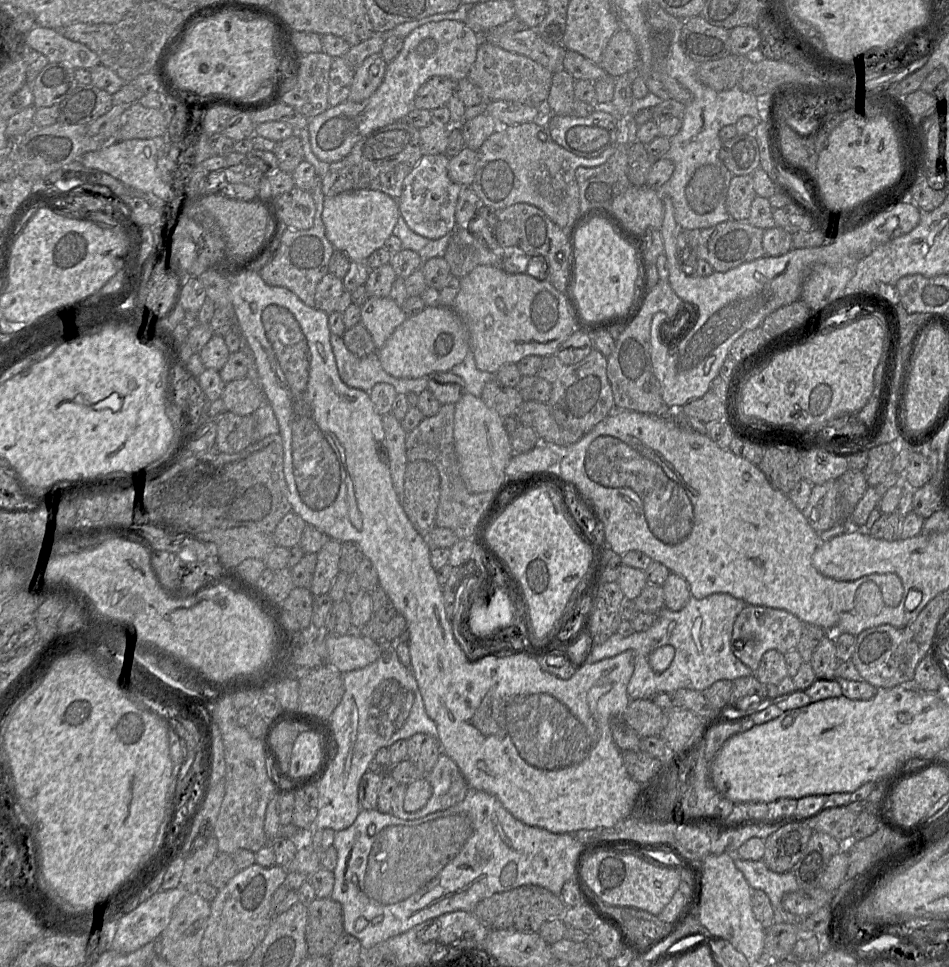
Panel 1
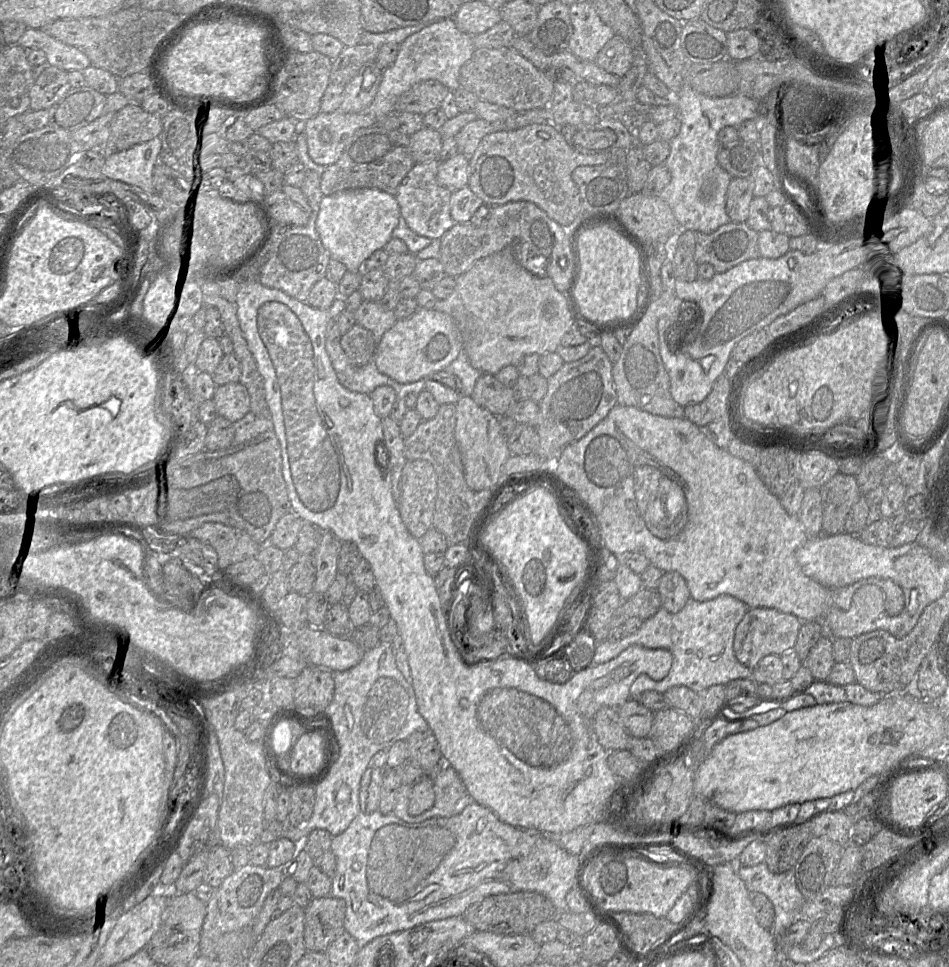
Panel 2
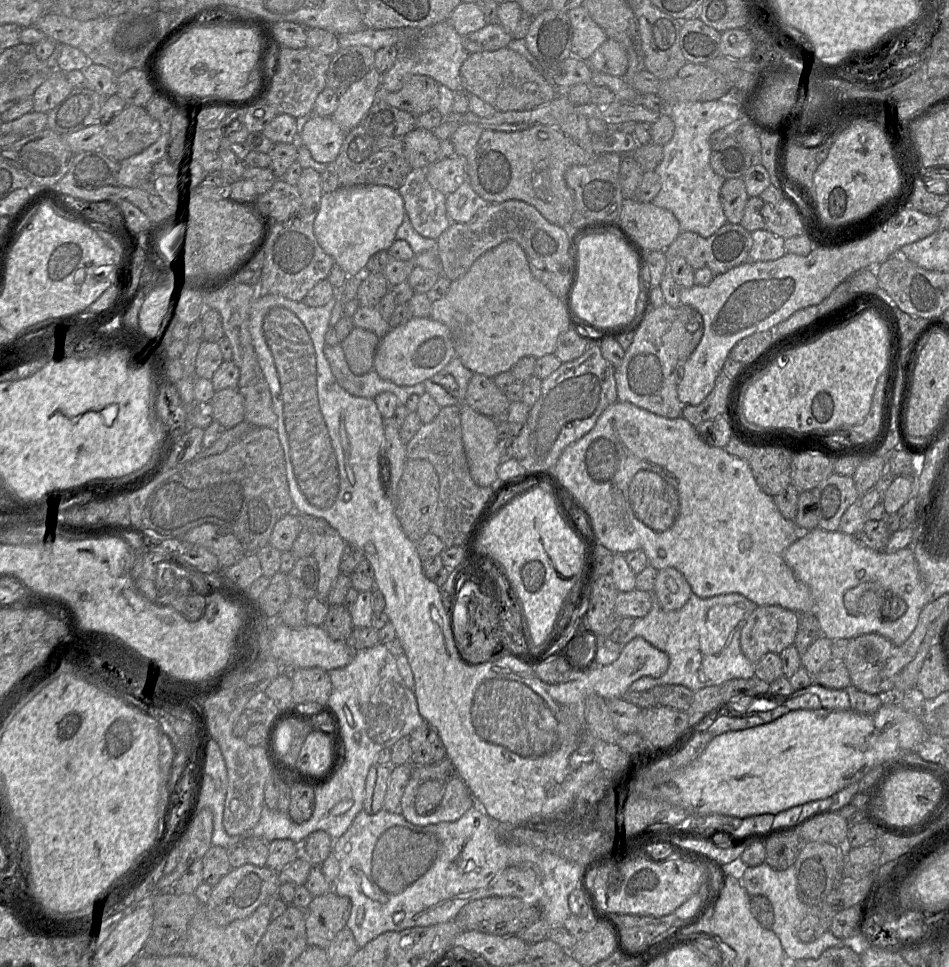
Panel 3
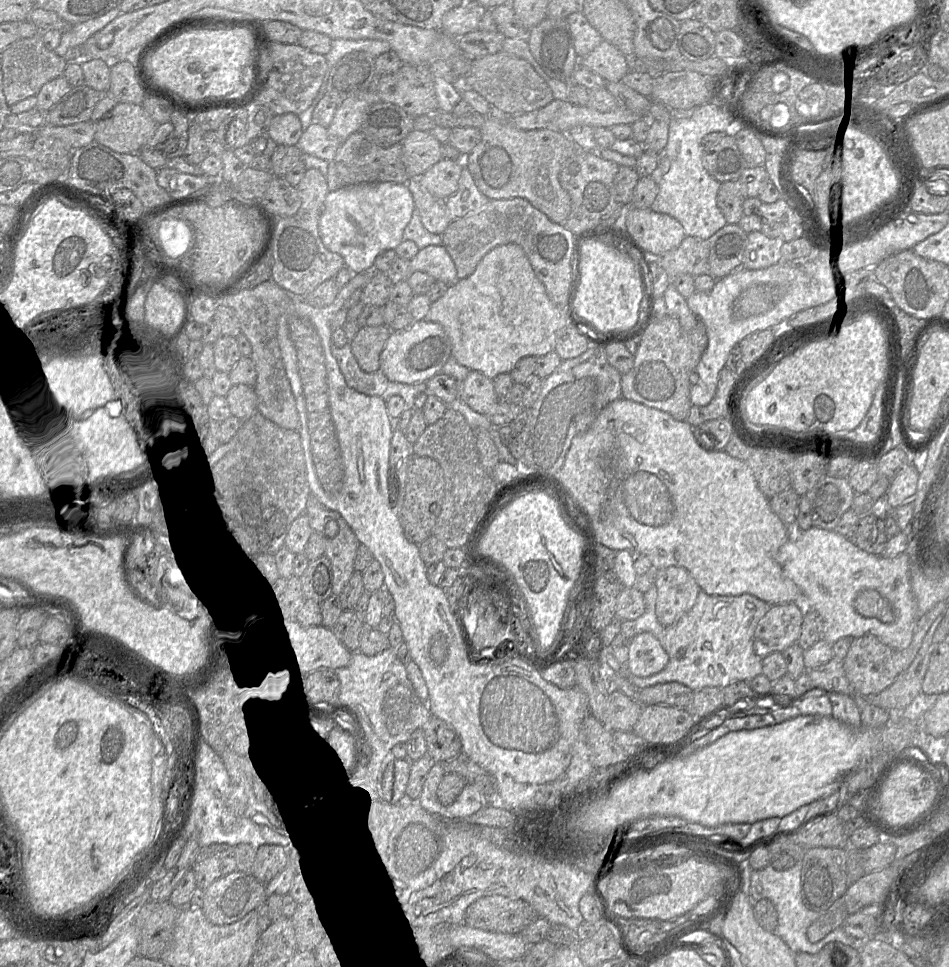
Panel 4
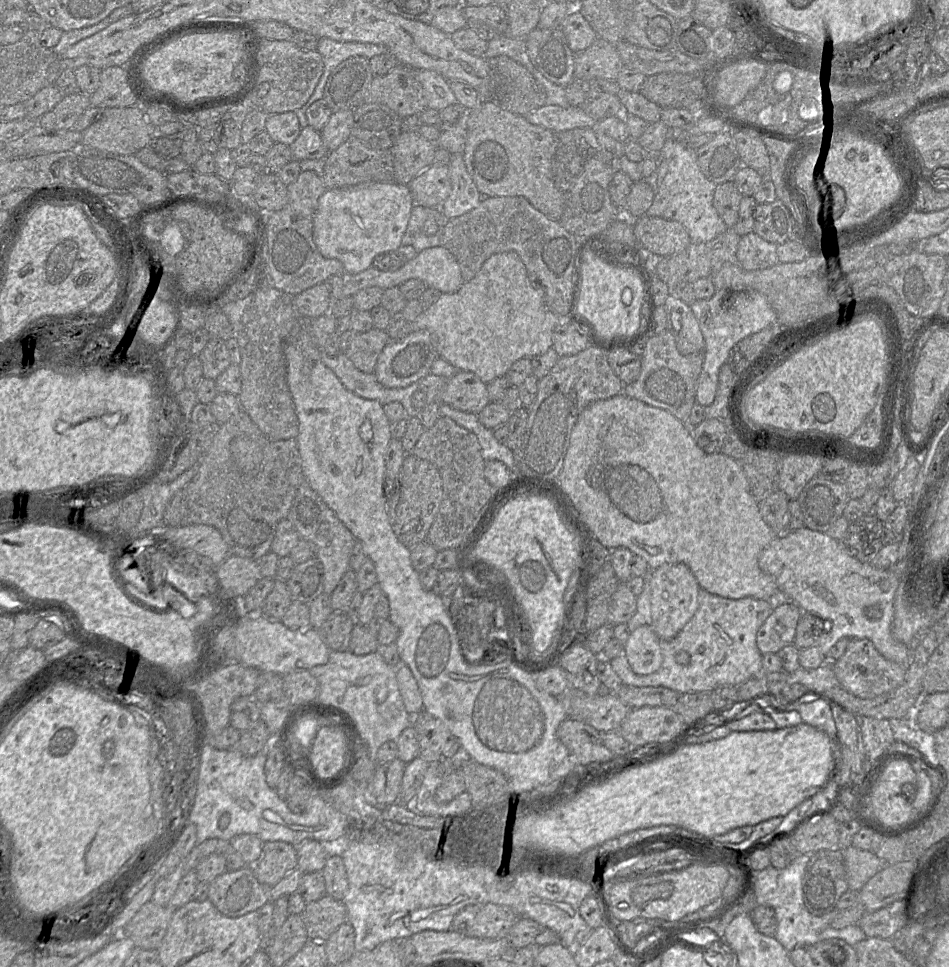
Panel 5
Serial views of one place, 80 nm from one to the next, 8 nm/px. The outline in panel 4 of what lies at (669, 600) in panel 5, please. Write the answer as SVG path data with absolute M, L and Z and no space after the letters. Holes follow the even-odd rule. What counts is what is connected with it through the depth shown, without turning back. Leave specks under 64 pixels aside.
M683 567L655 570L656 616L664 627L678 621L694 606L700 587Z

